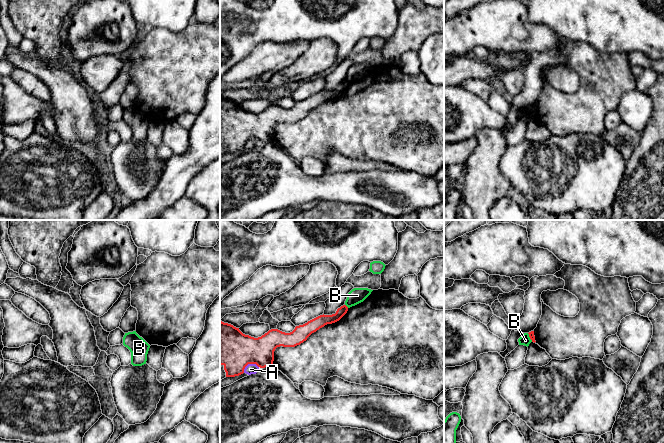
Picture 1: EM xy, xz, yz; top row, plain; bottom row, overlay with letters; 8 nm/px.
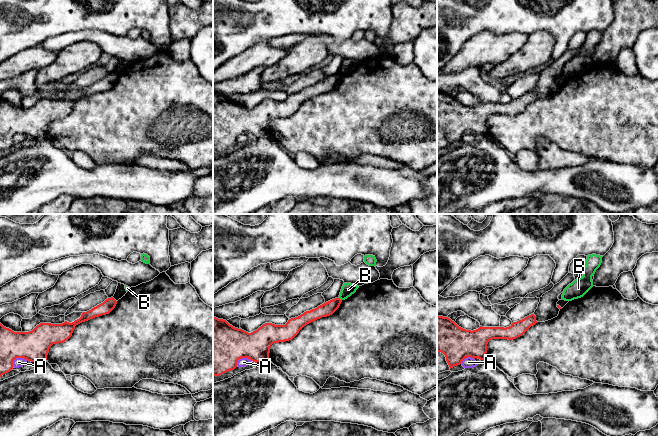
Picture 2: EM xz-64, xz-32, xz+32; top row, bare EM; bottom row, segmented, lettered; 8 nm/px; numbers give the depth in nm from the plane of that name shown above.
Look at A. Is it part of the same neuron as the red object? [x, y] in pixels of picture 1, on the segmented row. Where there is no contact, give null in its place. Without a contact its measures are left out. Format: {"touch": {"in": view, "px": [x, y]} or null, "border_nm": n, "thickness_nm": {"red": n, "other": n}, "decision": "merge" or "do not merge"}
{"touch": {"in": "xz", "px": [249, 363]}, "border_nm": 140, "thickness_nm": {"red": 320, "other": 80}, "decision": "do not merge"}

